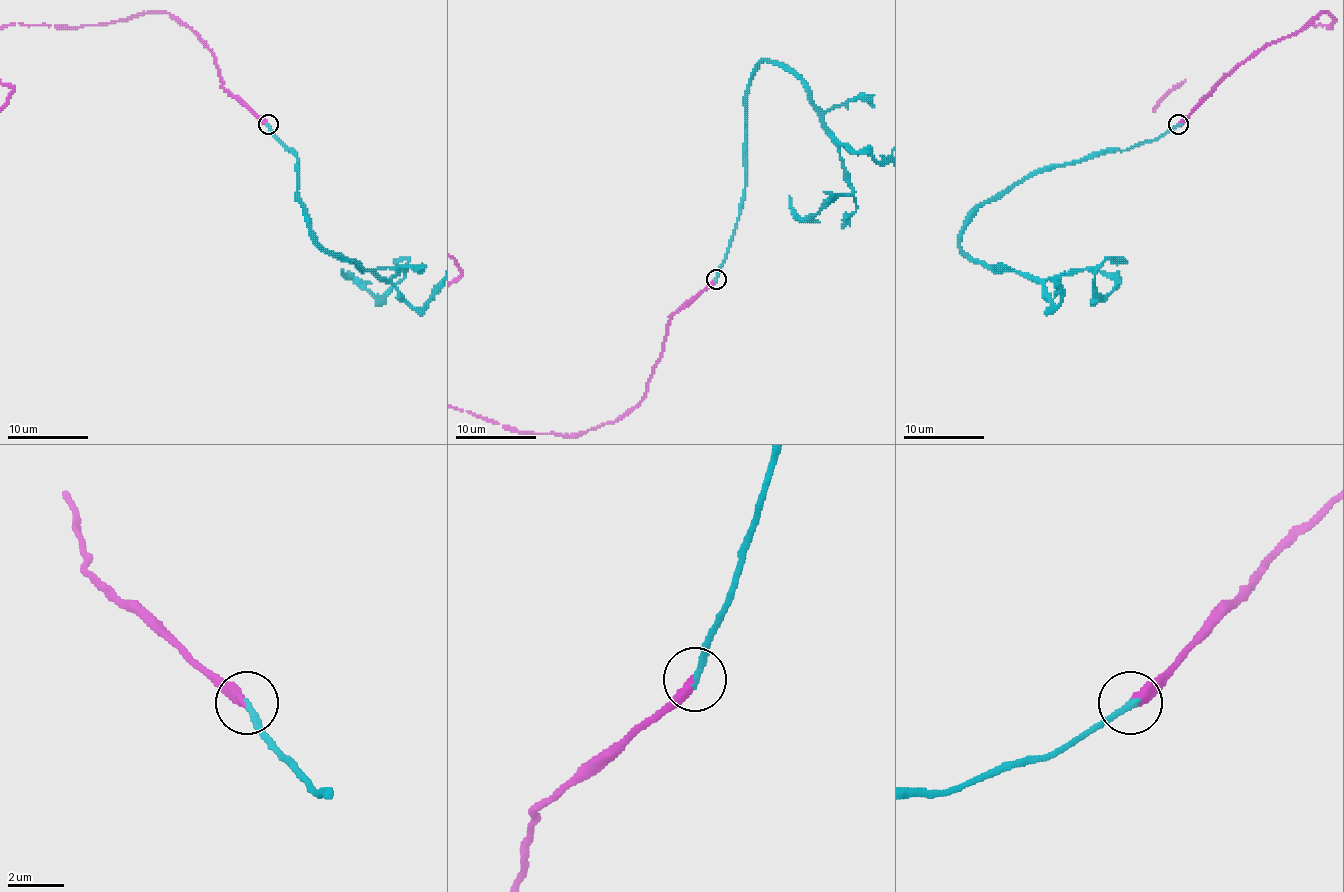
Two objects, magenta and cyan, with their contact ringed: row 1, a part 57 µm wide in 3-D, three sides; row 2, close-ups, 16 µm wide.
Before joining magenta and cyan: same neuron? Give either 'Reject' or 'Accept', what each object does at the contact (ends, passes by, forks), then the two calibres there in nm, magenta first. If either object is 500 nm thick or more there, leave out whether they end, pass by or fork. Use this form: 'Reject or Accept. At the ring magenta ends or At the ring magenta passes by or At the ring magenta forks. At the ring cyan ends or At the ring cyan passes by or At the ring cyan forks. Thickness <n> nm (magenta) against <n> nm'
Accept. At the ring magenta ends. At the ring cyan ends. Thickness 380 nm (magenta) against 240 nm

